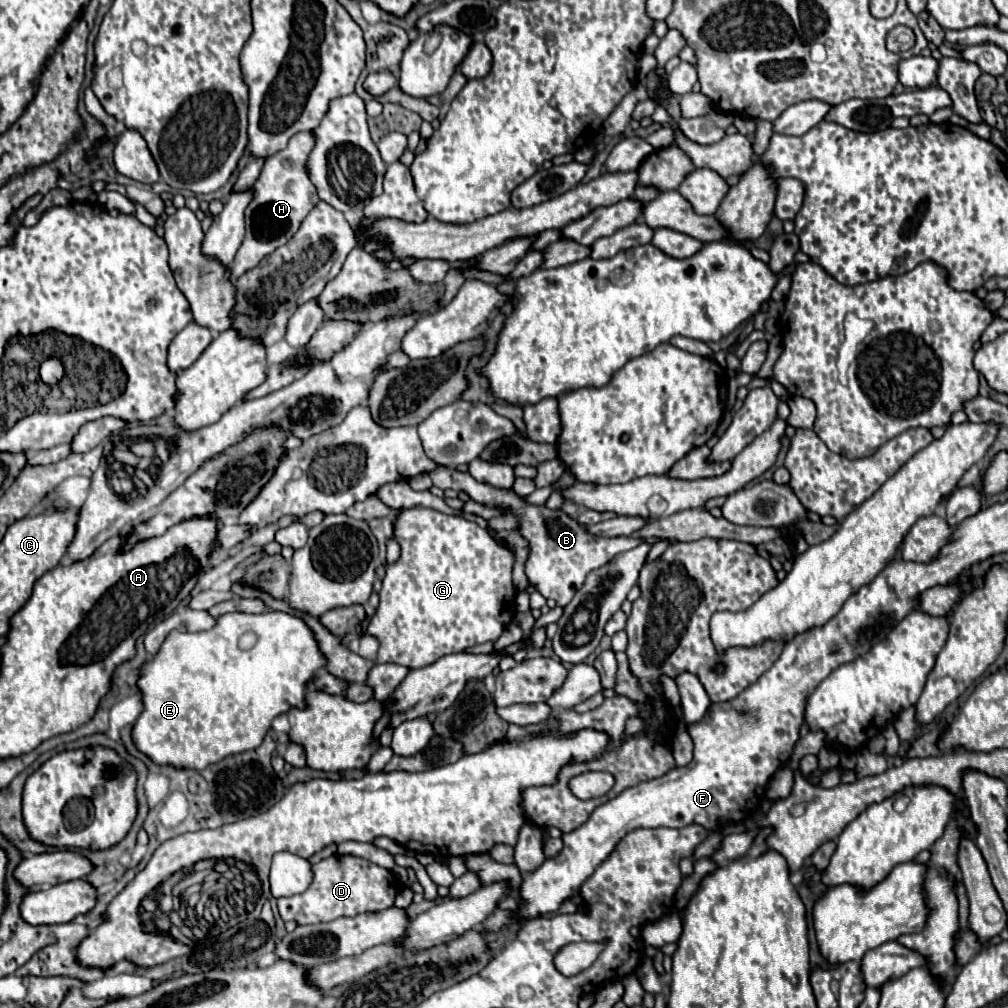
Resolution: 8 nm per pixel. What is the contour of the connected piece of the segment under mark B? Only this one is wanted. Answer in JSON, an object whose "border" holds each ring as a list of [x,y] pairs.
{"border":[[[436,468],[430,472],[430,478],[434,486],[446,490],[452,488],[456,492],[466,492],[474,502],[496,506],[504,514],[512,514],[518,522],[518,534],[528,542],[530,554],[524,562],[524,572],[530,580],[530,584],[544,596],[556,600],[558,606],[566,606],[574,590],[580,590],[580,584],[584,584],[584,576],[588,572],[602,568],[612,560],[616,554],[636,548],[636,544],[656,544],[660,538],[632,538],[632,536],[616,536],[616,538],[604,538],[604,536],[592,536],[586,526],[582,526],[578,520],[568,516],[562,510],[550,510],[548,506],[534,506],[528,504],[524,498],[520,498],[514,490],[500,490],[500,488],[488,488],[488,484],[480,484],[478,480],[472,480],[468,472],[458,472],[454,468]]]}

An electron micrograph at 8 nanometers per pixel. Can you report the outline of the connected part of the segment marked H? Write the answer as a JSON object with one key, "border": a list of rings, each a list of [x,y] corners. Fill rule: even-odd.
{"border":[[[298,132],[290,138],[288,146],[274,156],[266,158],[266,164],[256,180],[256,198],[246,208],[246,238],[234,258],[232,276],[240,278],[244,272],[256,268],[264,256],[284,246],[300,228],[308,212],[320,202],[316,186],[308,176],[308,152],[312,152],[312,132]]]}

